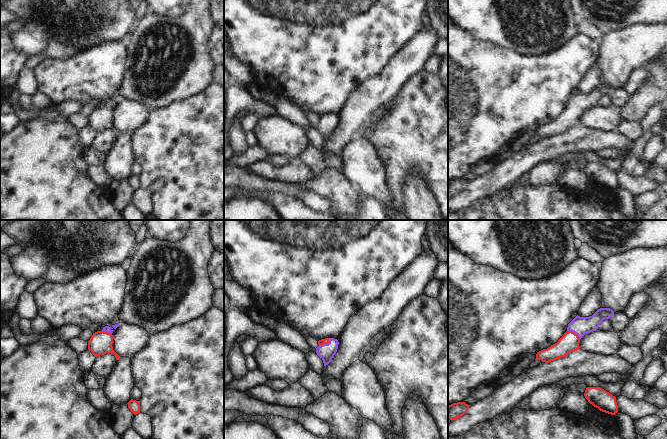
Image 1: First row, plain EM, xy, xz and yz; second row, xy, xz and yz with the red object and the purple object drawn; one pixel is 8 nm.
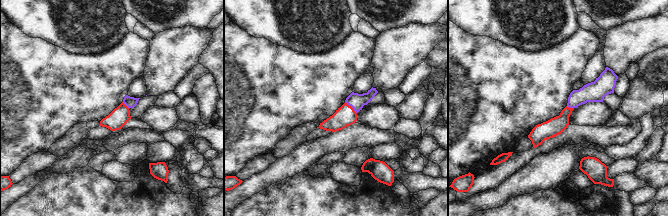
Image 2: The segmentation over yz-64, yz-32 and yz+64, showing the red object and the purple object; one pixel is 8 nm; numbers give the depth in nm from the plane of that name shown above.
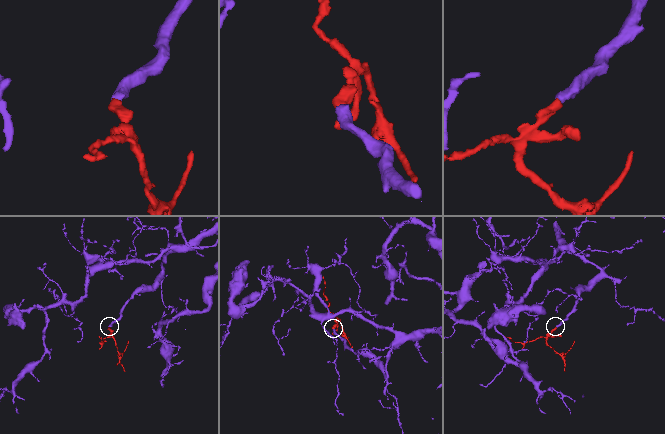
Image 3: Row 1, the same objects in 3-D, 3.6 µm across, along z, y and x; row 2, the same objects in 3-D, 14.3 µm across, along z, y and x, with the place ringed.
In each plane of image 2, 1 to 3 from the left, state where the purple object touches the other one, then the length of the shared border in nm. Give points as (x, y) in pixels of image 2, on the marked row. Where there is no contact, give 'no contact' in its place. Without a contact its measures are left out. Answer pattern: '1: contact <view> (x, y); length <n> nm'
1: contact yz-64 (125, 105); length 80 nm
2: contact yz-32 (351, 107); length 140 nm
3: contact yz+64 (570, 108); length 70 nm

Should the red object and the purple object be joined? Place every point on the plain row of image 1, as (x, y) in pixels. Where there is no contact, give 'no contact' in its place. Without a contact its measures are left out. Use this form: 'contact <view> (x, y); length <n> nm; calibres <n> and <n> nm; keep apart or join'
contact yz (573, 108); length 130 nm; calibres 150 and 140 nm; join

